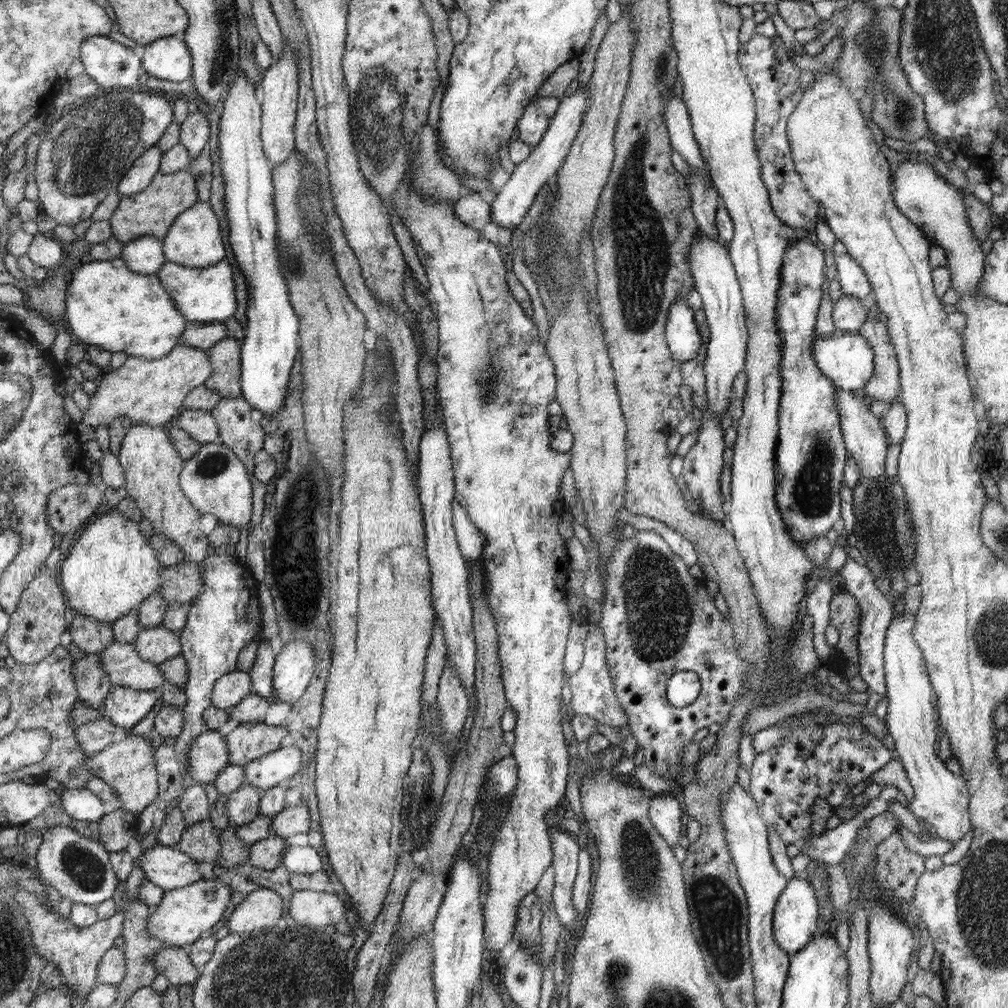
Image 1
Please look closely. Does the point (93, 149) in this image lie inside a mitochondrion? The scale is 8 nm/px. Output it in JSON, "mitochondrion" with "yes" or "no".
{"mitochondrion":"yes"}

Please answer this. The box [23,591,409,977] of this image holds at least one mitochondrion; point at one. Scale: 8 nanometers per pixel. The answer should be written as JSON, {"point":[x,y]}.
{"point":[83,868]}

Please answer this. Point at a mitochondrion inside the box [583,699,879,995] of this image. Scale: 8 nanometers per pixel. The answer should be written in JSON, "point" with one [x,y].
{"point":[719,912]}

